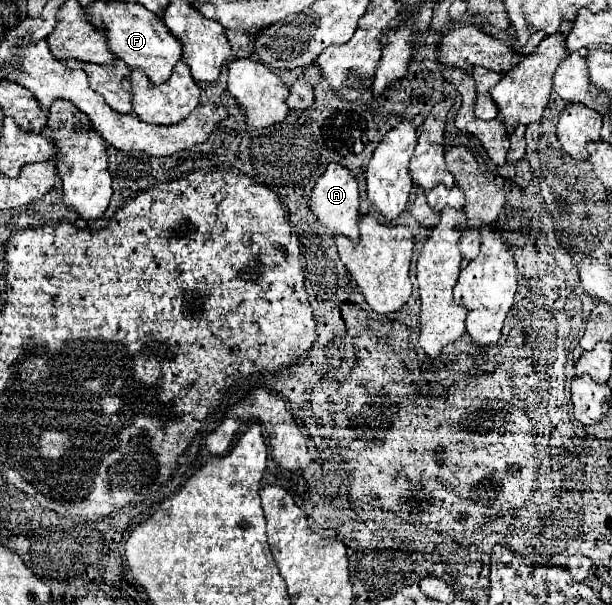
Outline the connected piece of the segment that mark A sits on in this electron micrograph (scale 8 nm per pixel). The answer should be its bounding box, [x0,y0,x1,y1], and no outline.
[311,162,359,240]

